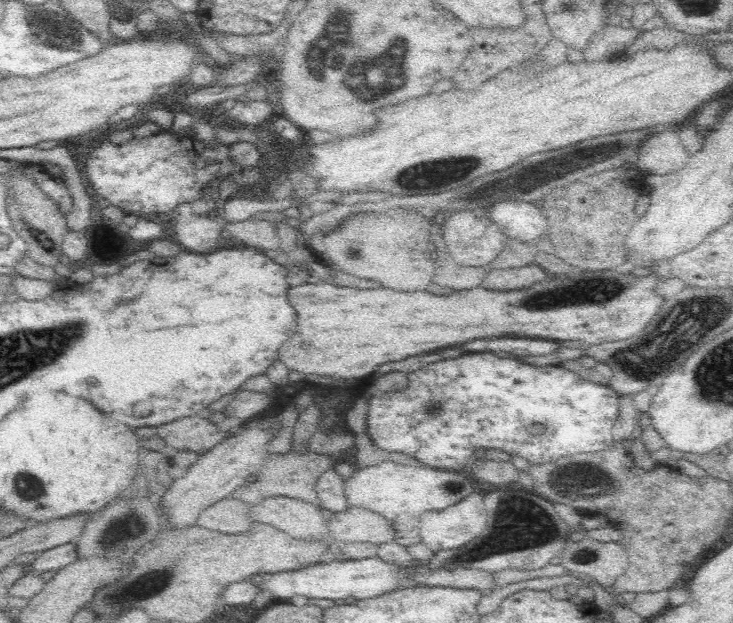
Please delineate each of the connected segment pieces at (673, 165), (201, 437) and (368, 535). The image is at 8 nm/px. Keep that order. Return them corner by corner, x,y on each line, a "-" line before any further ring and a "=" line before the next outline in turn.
673,127
664,132
656,132
642,144
638,156
638,166
648,173
662,175
676,172
684,168
684,164
690,160
686,154
686,148
680,144
678,133
=
198,415
182,417
181,419
161,424
156,427
156,432
160,438
165,440
167,446
172,446
172,448
177,448
178,450
196,452
199,455
209,451
213,446
222,442
226,437
236,434
228,433
228,431
220,431
215,424
=
349,507
334,514
330,520
330,534
342,542
392,543
396,539
391,522
380,514

